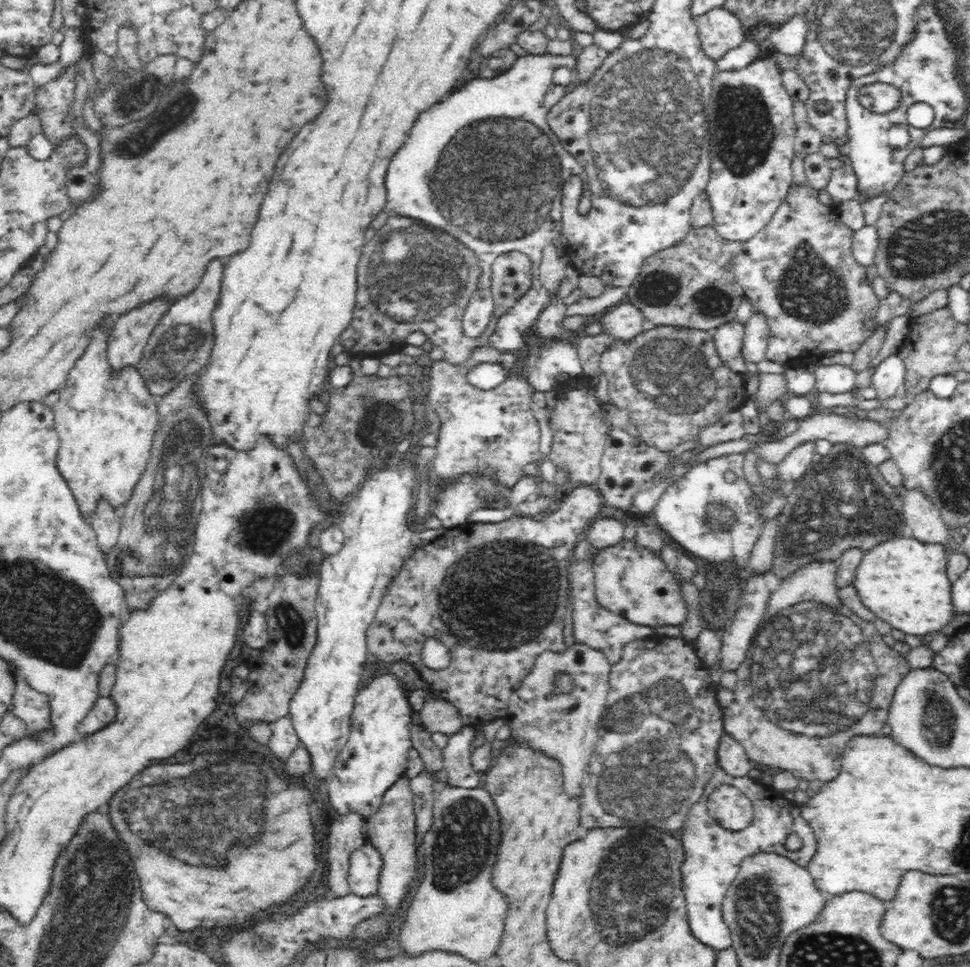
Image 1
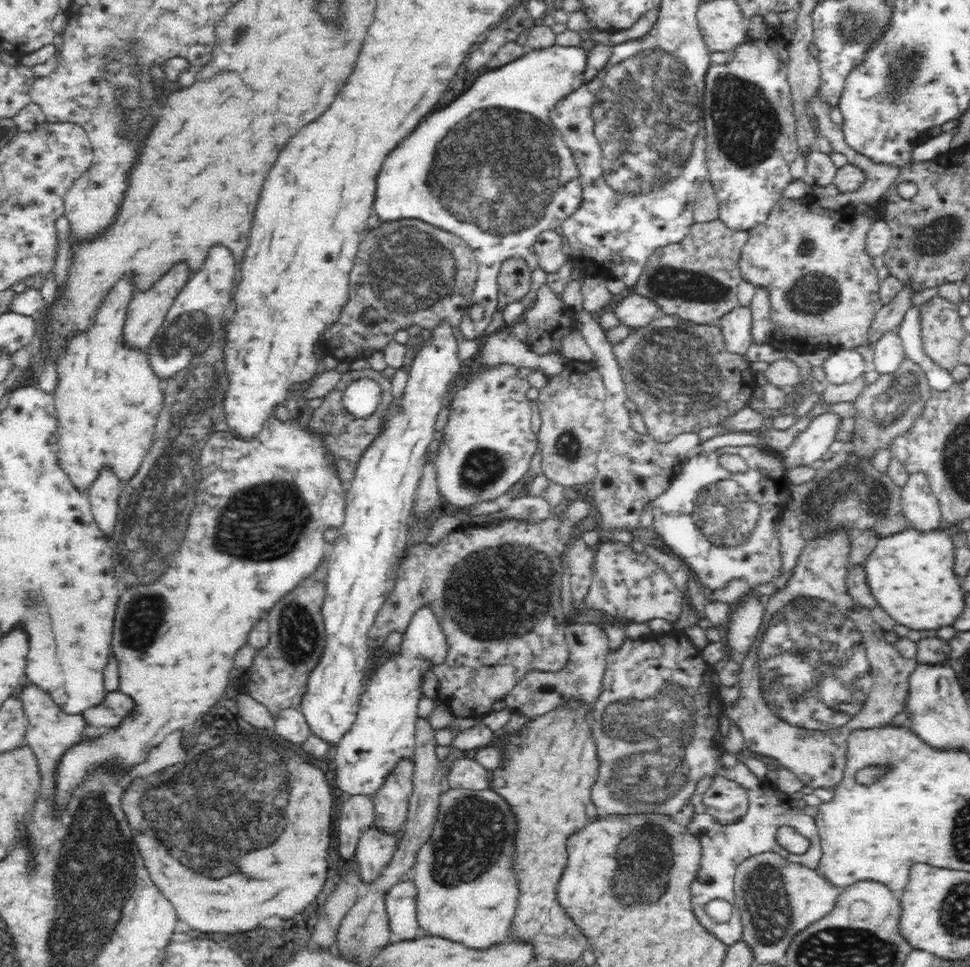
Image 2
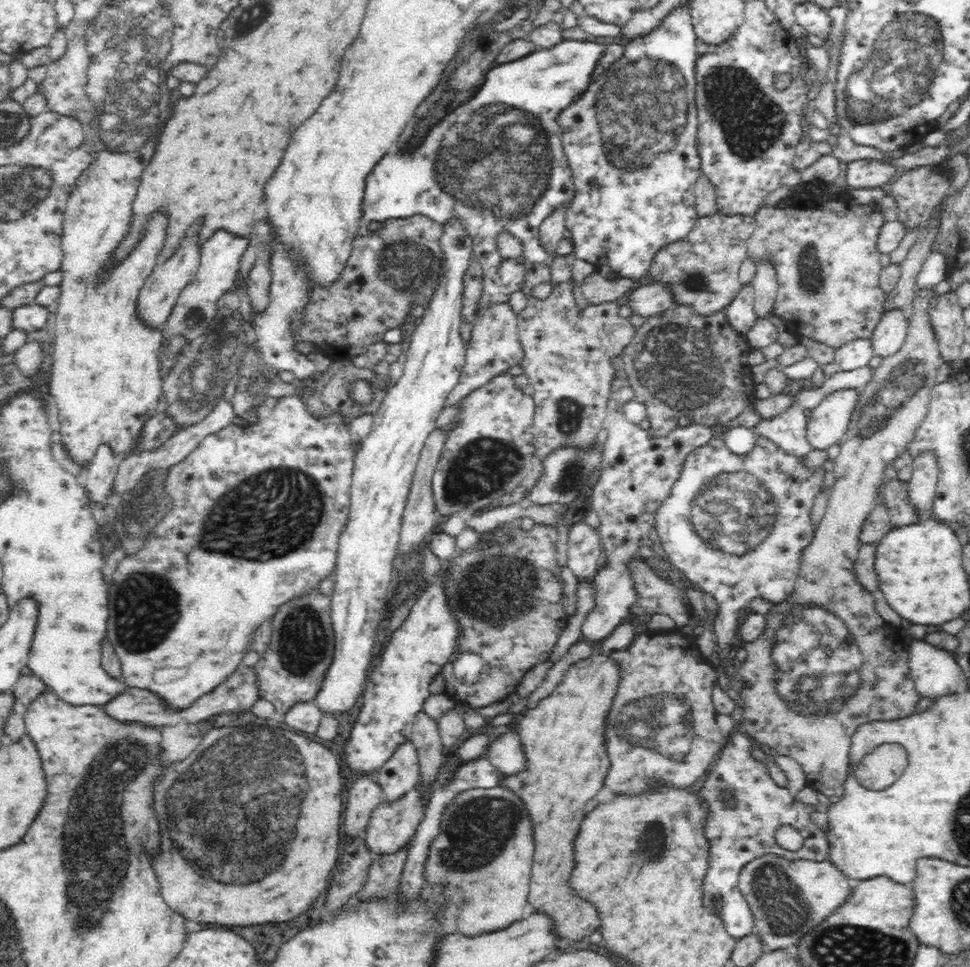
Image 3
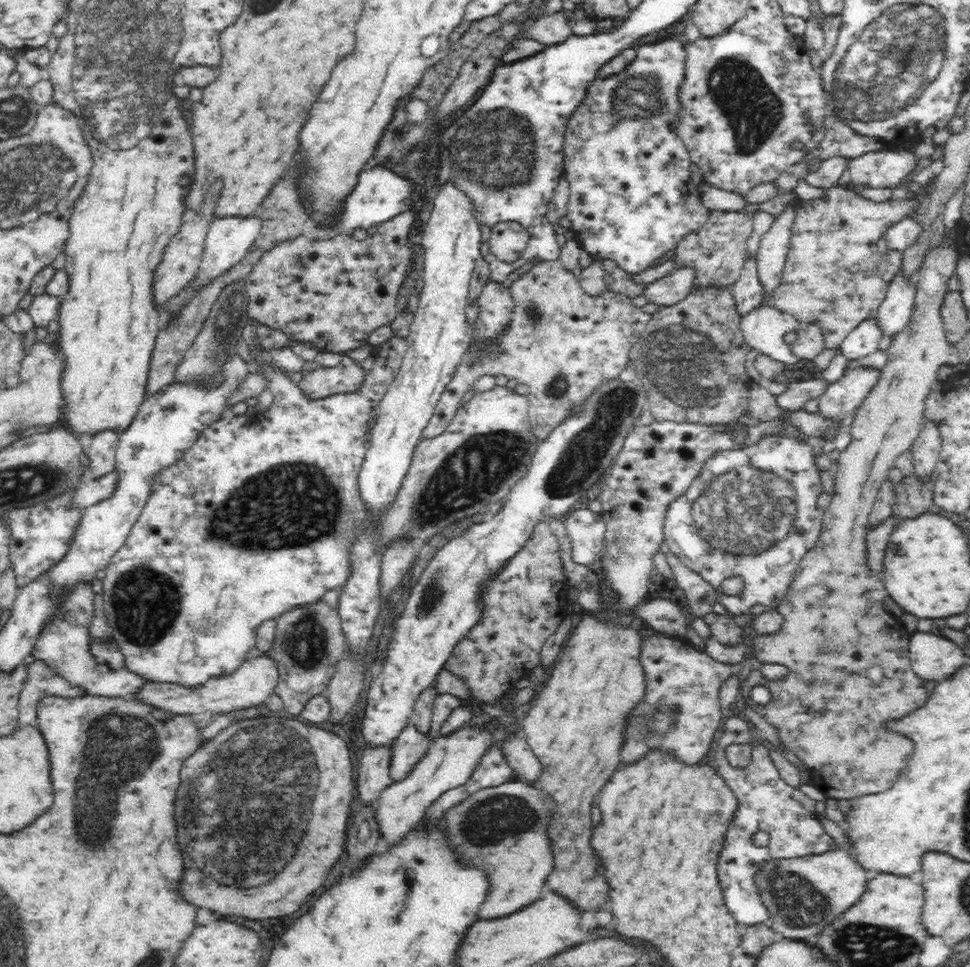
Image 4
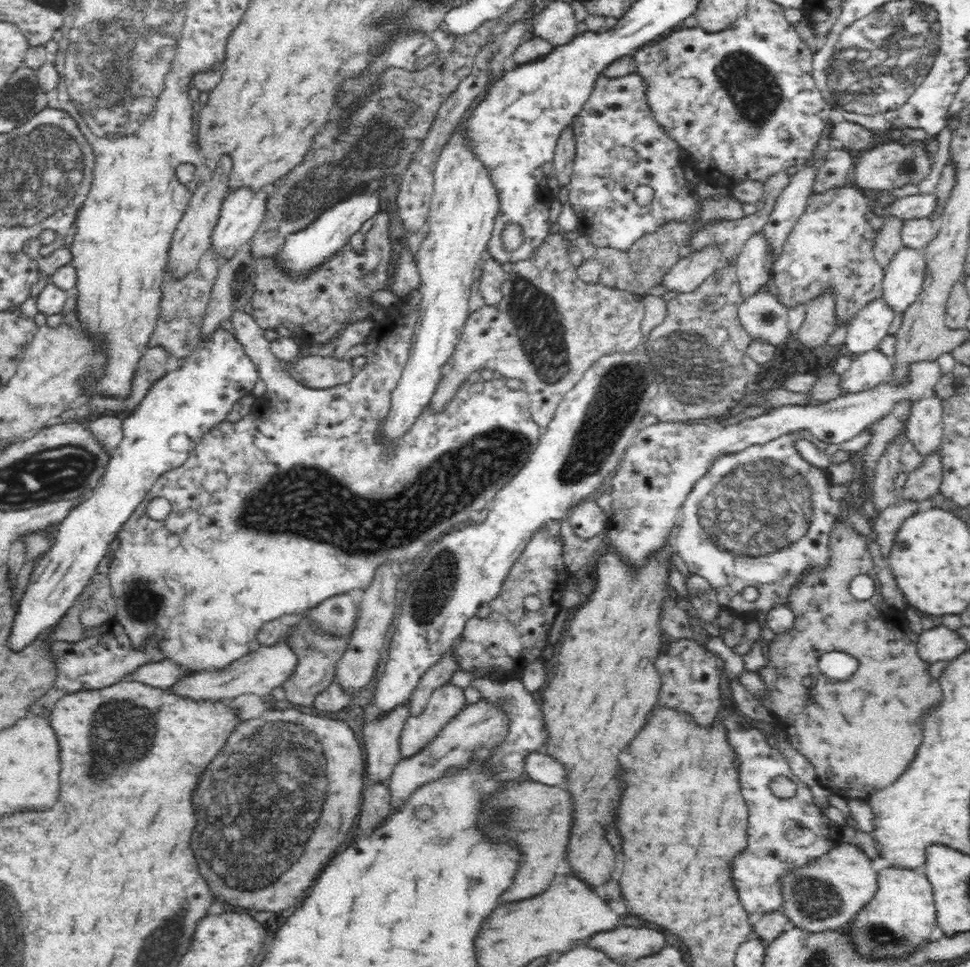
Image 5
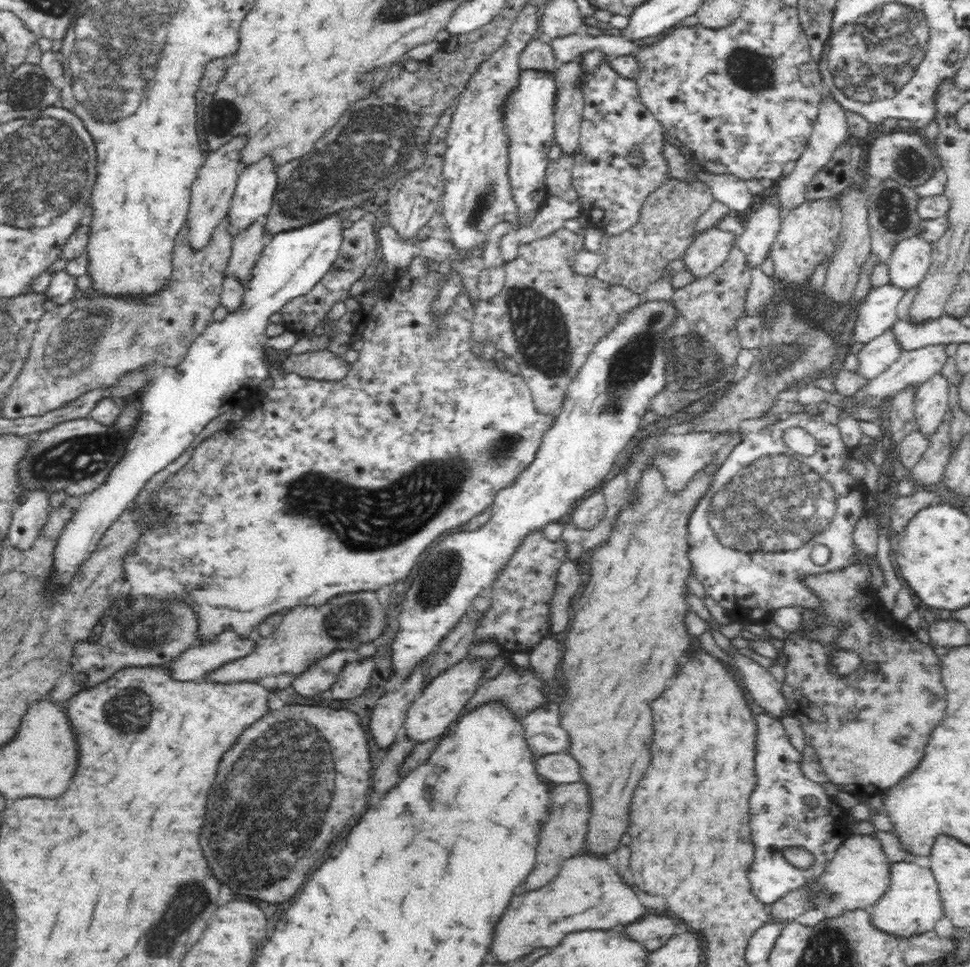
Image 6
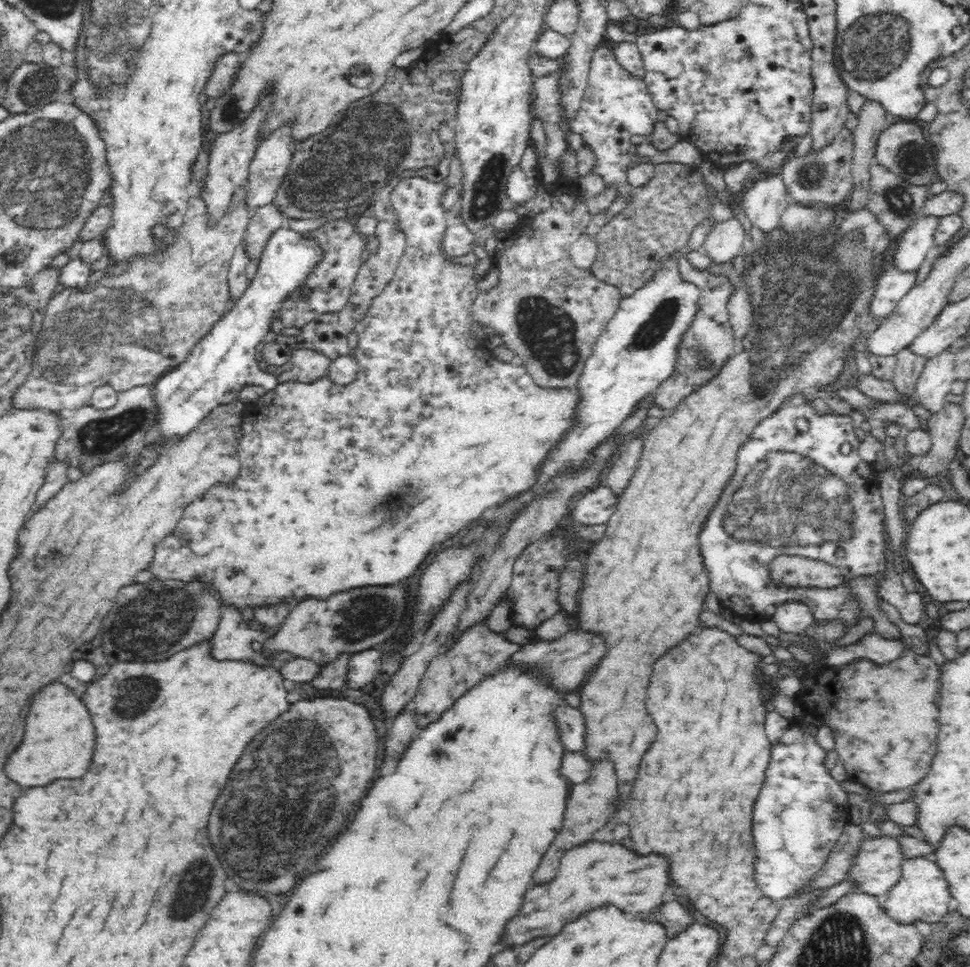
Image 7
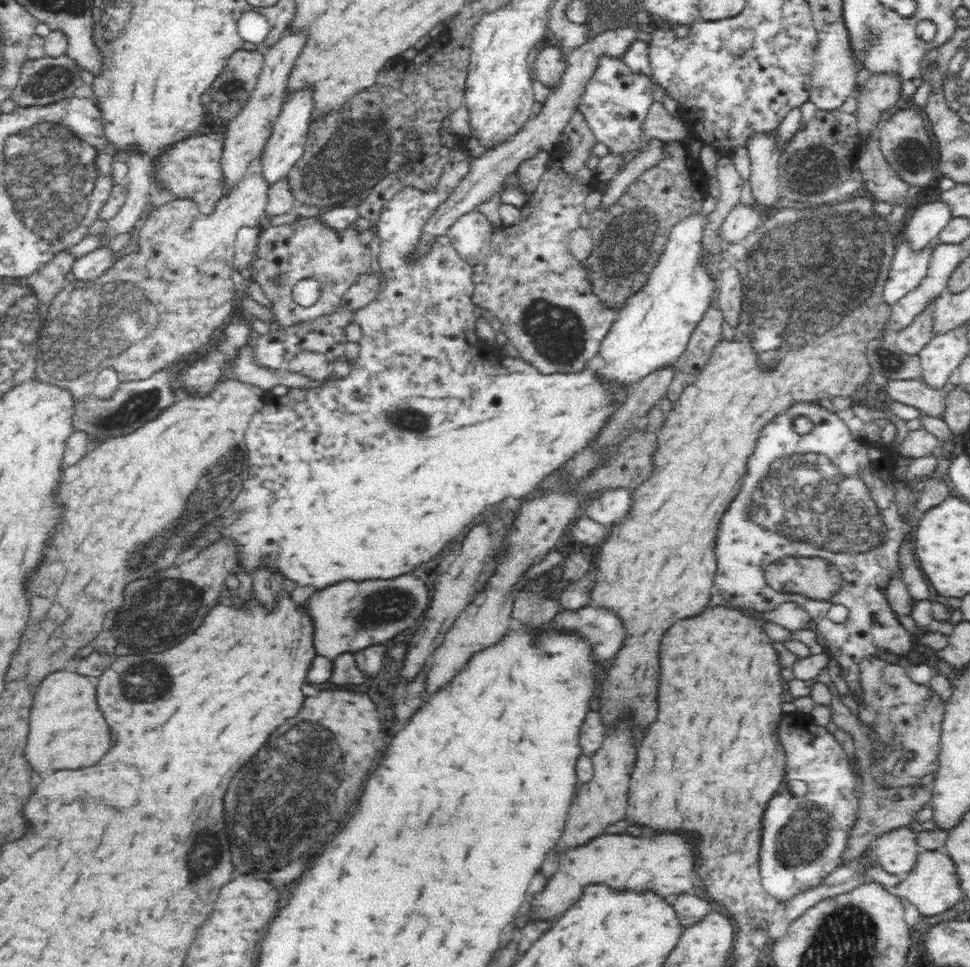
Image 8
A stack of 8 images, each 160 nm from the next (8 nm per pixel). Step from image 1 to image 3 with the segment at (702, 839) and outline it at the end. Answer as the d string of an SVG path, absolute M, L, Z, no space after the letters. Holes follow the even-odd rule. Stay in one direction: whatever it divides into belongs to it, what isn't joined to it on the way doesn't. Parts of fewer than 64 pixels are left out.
M736 728L726 739L719 754L716 756L712 766L709 768L707 778L701 787L702 796L706 796L706 800L710 803L709 823L706 824L706 836L710 839L710 872L706 878L706 904L710 904L710 908L714 908L716 913L719 912L720 918L723 920L726 931L734 938L746 936L753 932L754 913L748 906L748 901L739 887L739 873L746 864L764 856L766 854L774 854L788 860L804 859L804 860L826 860L830 854L830 841L826 837L826 832L816 830L810 824L810 814L812 807L805 803L796 801L794 794L788 788L778 786L768 768L766 761L758 760L752 756L752 738L742 730ZM727 792L728 799L724 797ZM780 825L792 825L803 834L804 840L800 849L787 849L777 842L775 833ZM720 902L720 906L716 906Z

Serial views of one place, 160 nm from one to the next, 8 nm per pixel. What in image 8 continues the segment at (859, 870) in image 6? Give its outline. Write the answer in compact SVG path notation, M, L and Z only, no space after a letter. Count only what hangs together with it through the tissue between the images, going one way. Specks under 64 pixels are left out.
M901 826L881 834L874 842L876 860L886 872L902 876L910 872L922 852L918 833L910 826Z

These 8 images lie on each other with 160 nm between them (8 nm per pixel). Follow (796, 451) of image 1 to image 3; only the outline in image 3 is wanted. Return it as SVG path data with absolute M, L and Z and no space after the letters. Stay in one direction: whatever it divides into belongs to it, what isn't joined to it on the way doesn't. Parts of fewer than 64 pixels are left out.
M856 388L839 389L828 394L807 417L806 437L814 450L826 450L843 441L854 408L860 402Z

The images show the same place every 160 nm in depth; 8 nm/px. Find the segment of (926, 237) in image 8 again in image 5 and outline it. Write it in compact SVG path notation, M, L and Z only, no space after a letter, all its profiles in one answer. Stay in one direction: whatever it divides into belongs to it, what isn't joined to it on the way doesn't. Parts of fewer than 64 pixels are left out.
M903 246L884 269L882 297L896 314L903 314L922 293L926 277L924 251Z

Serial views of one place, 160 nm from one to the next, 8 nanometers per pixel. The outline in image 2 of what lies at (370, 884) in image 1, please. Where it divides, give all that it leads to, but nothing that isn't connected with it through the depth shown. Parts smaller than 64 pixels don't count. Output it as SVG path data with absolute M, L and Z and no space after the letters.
M378 825L366 827L354 854L364 882L374 880L379 870L391 861L402 835L400 829L388 833Z

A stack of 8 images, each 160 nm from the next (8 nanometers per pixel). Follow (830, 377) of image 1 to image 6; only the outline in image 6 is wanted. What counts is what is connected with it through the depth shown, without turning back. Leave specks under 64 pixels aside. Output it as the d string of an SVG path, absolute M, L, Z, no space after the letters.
M888 282L871 288L863 303L859 304L854 322L854 340L866 344L878 336L885 328L894 326L898 320L896 306L902 300L905 290Z

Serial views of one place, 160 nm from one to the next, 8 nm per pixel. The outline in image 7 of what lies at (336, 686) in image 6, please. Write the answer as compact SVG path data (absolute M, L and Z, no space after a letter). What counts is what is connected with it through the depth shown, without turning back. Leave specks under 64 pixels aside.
M376 649L353 653L348 664L348 688L353 690L370 684L376 678L380 666L382 666L382 658Z

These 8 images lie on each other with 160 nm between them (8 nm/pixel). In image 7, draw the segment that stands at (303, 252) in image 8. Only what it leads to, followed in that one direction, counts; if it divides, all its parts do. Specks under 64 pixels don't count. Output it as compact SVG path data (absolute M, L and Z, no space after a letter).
M352 218L329 221L304 235L318 248L319 261L308 271L308 276L300 286L301 289L310 287L314 292L306 302L299 299L296 293L298 288L282 299L278 310L279 320L286 328L302 328L321 315L345 311L353 295L353 283L362 264L362 251L366 245L366 238L354 227Z

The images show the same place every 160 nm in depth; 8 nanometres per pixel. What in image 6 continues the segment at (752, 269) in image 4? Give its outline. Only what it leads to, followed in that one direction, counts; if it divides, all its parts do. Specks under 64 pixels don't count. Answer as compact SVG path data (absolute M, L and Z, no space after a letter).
M775 191L755 196L746 214L746 228L737 236L736 247L736 250L745 254L750 268L762 264L771 252L772 244L780 232L783 212Z

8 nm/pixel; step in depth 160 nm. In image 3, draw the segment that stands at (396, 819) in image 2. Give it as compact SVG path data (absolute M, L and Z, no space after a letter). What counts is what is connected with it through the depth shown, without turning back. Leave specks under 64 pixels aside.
M411 739L399 744L392 756L374 773L382 785L383 799L399 799L418 782L420 769L417 748Z

